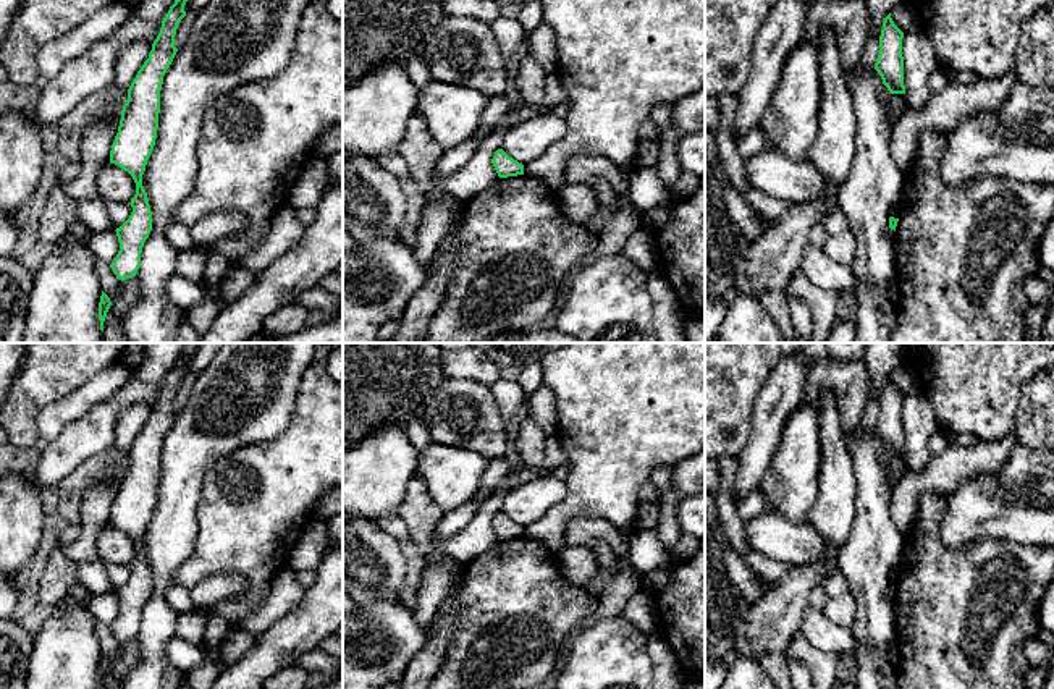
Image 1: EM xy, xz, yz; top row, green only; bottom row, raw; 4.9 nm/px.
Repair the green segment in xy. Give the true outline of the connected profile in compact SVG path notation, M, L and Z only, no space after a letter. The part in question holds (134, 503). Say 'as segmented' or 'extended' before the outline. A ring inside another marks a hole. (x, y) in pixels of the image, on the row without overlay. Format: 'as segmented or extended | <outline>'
as segmented | M184 343L179 359L165 377L149 421L128 451L128 463L123 467L118 495L112 506L110 526L128 534L136 545L136 556L129 564L133 574L115 592L120 613L112 624L112 632L121 644L136 639L144 605L152 594L152 573L142 548L142 537L157 501L163 438L178 414L175 409L176 391L186 378L184 367L197 346L199 343Z

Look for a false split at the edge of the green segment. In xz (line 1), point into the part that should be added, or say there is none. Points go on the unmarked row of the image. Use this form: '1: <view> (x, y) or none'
1: none

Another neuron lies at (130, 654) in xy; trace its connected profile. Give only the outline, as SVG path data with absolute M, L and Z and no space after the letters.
M136 639L123 644L120 660L115 663L113 670L116 676L124 683L129 670L139 662L141 647Z

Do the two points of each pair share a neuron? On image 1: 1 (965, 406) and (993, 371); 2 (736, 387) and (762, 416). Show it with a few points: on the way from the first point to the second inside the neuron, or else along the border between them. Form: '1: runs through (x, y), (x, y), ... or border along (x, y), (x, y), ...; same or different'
1: runs through (967, 398), (985, 379); same
2: border along (771, 374), (757, 398), (749, 440), (744, 445); different

